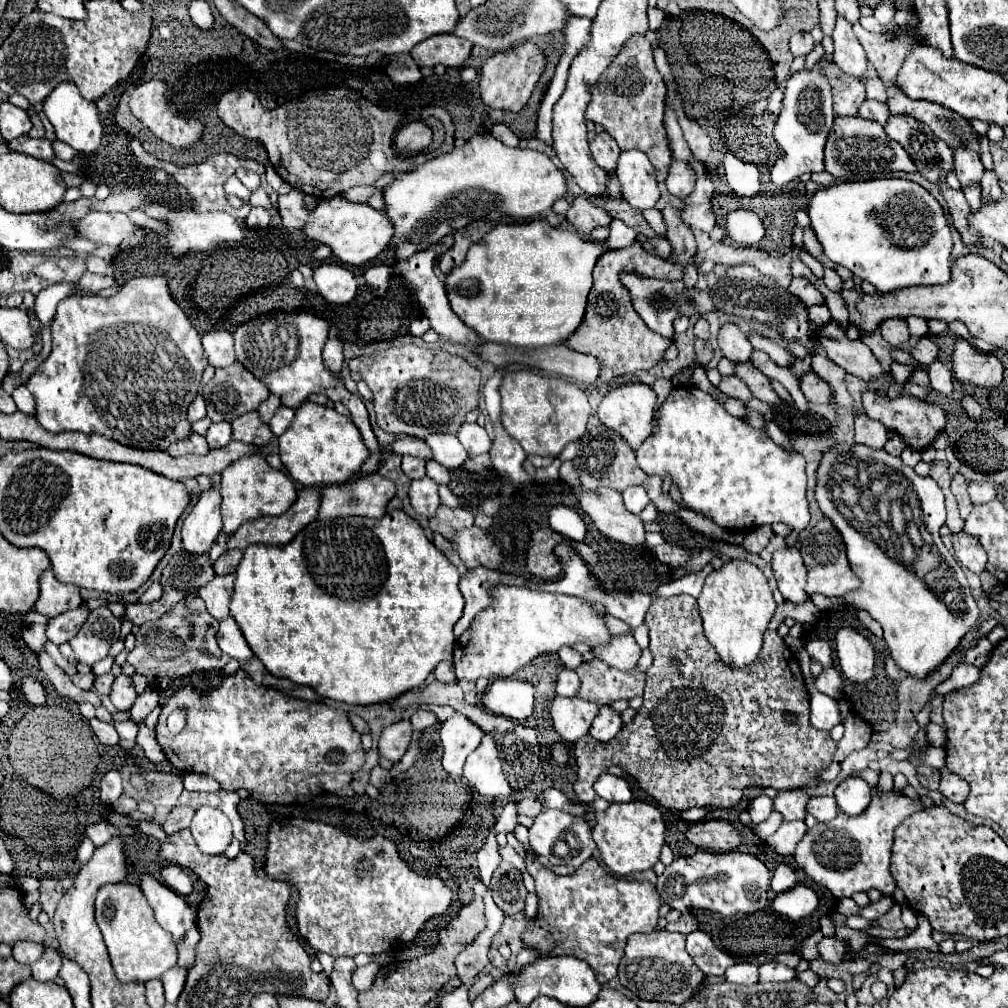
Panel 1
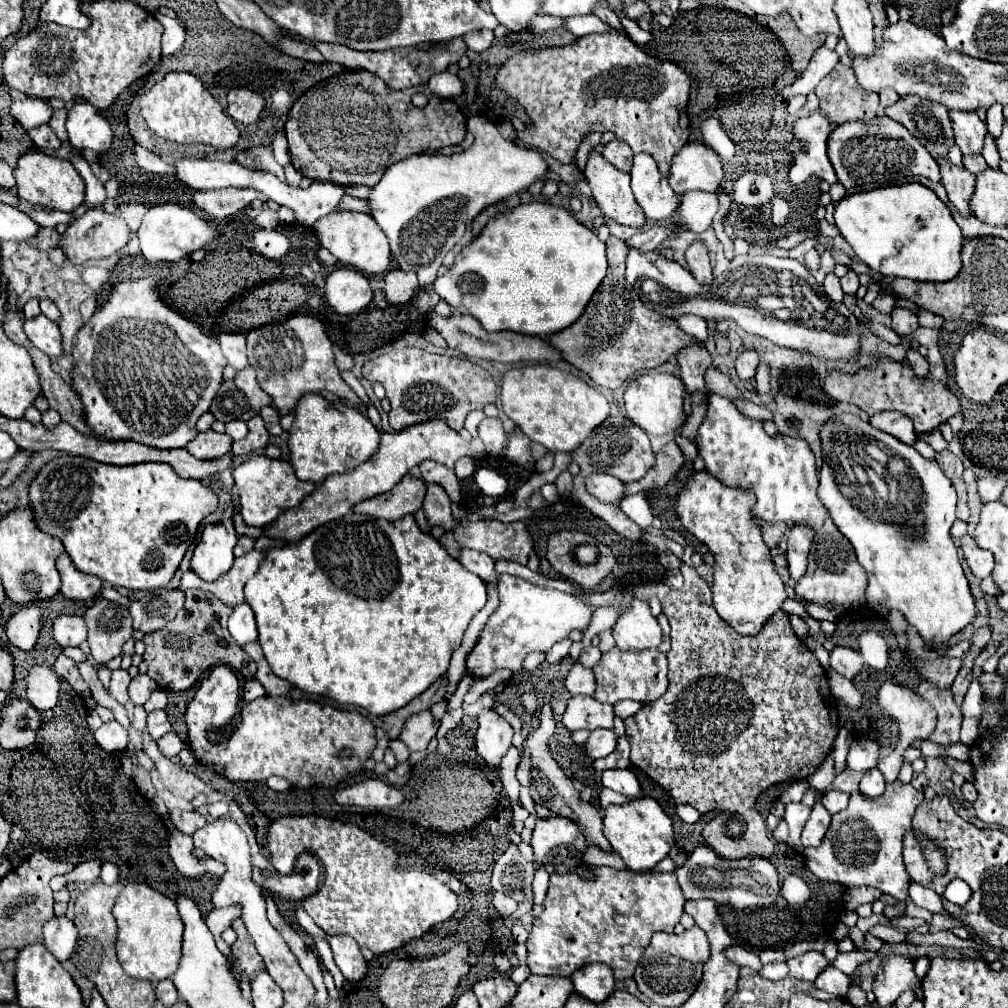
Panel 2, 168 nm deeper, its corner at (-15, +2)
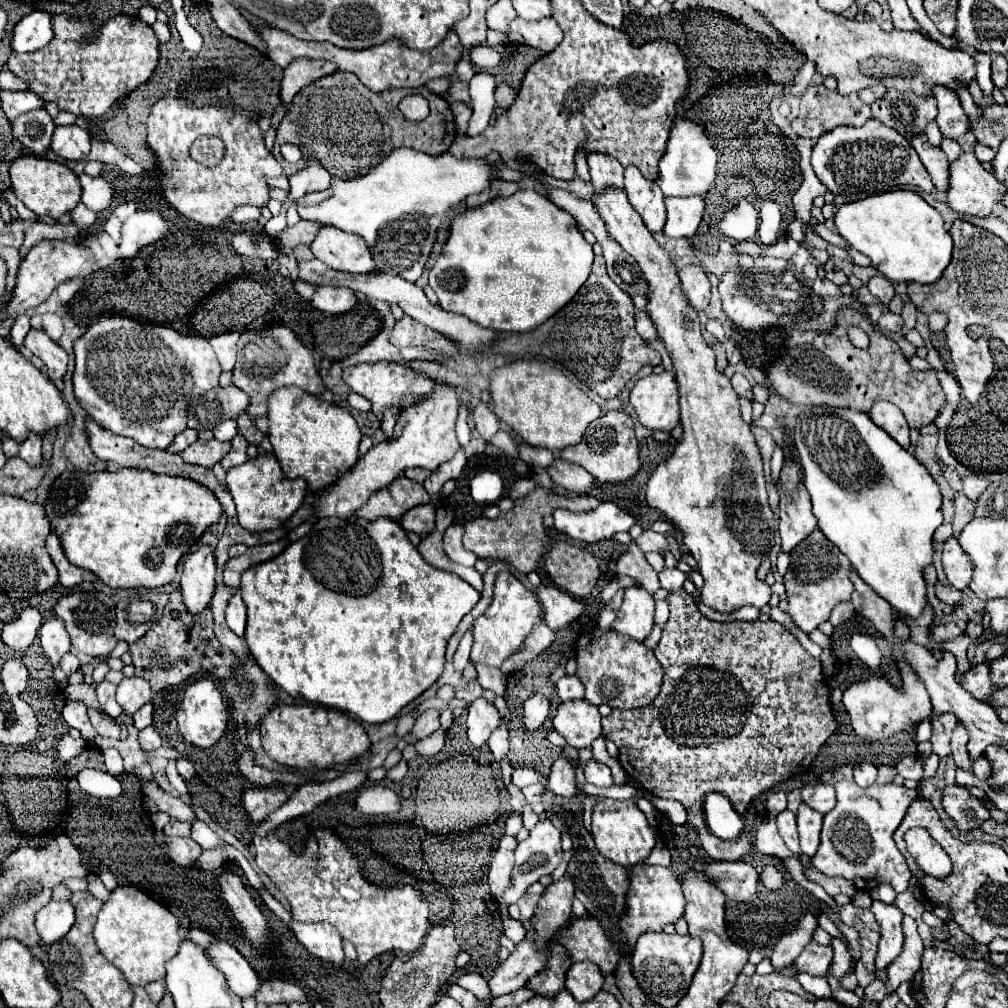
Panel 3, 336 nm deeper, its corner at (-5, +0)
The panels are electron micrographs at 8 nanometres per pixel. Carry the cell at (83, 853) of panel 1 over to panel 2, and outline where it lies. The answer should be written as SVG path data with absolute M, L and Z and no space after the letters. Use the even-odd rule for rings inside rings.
M103 862L103 866L101 866L101 882L115 884L117 880L119 880L119 870L111 862Z

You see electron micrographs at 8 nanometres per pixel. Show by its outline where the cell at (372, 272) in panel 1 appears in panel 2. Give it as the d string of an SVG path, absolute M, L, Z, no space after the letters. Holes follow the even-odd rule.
M393 270L385 278L385 295L391 305L406 304L417 294L419 289L420 286L415 272Z

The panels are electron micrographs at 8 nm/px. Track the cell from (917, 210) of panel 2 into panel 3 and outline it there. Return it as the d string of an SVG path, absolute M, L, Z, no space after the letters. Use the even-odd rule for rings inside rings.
M893 190L857 202L841 204L835 212L835 226L837 232L849 242L849 246L865 254L871 260L871 264L891 282L919 282L919 284L937 282L951 260L953 240L945 228L943 218L933 206L929 206L917 192L911 190Z

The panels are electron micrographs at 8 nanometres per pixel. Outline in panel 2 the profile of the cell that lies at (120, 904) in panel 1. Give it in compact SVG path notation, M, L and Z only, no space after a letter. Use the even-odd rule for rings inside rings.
M133 882L121 890L113 906L113 916L117 920L117 958L123 970L133 978L149 982L171 978L179 966L183 936L183 922L175 902L147 884Z

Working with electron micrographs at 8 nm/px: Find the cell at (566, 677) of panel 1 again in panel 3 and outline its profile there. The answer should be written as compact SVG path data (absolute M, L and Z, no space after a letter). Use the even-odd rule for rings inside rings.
M563 676L555 686L561 700L577 700L577 698L583 698L585 694L583 684L577 676Z

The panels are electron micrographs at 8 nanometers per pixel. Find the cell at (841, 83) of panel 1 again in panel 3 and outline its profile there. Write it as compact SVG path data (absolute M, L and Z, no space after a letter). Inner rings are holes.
M815 84L815 86L809 86L807 92L801 96L799 114L791 122L791 126L799 136L817 140L823 132L829 132L835 126L863 126L869 118L871 118L869 106L861 102L861 98L855 92L849 96L841 96L837 90L829 90L823 84Z

